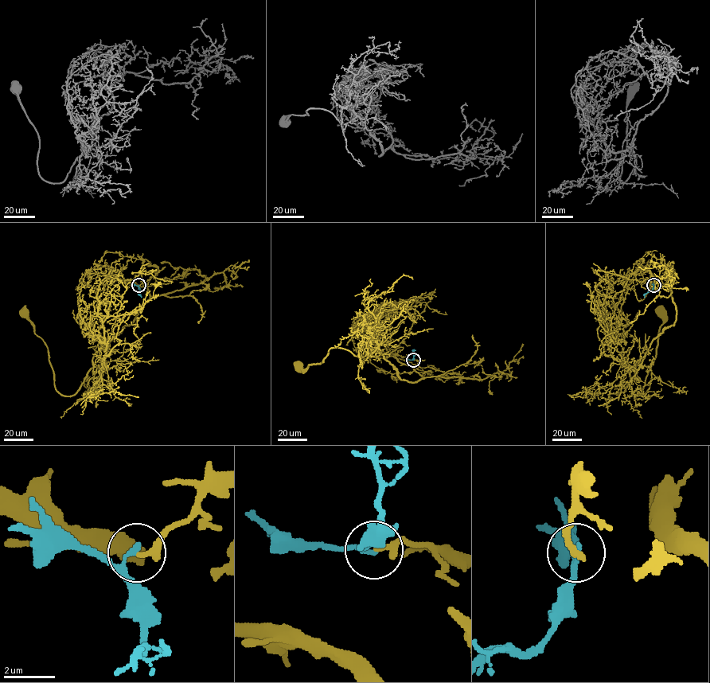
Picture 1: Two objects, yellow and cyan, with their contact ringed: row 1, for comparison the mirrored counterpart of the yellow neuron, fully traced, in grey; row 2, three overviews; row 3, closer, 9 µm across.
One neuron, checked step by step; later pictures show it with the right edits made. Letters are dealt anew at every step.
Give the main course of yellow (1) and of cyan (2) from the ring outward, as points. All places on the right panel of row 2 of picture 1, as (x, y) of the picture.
1: (653, 285), (661, 286), (672, 269), (676, 320), (644, 357), (651, 380), (642, 396), (661, 310)
2: (654, 285), (644, 297)

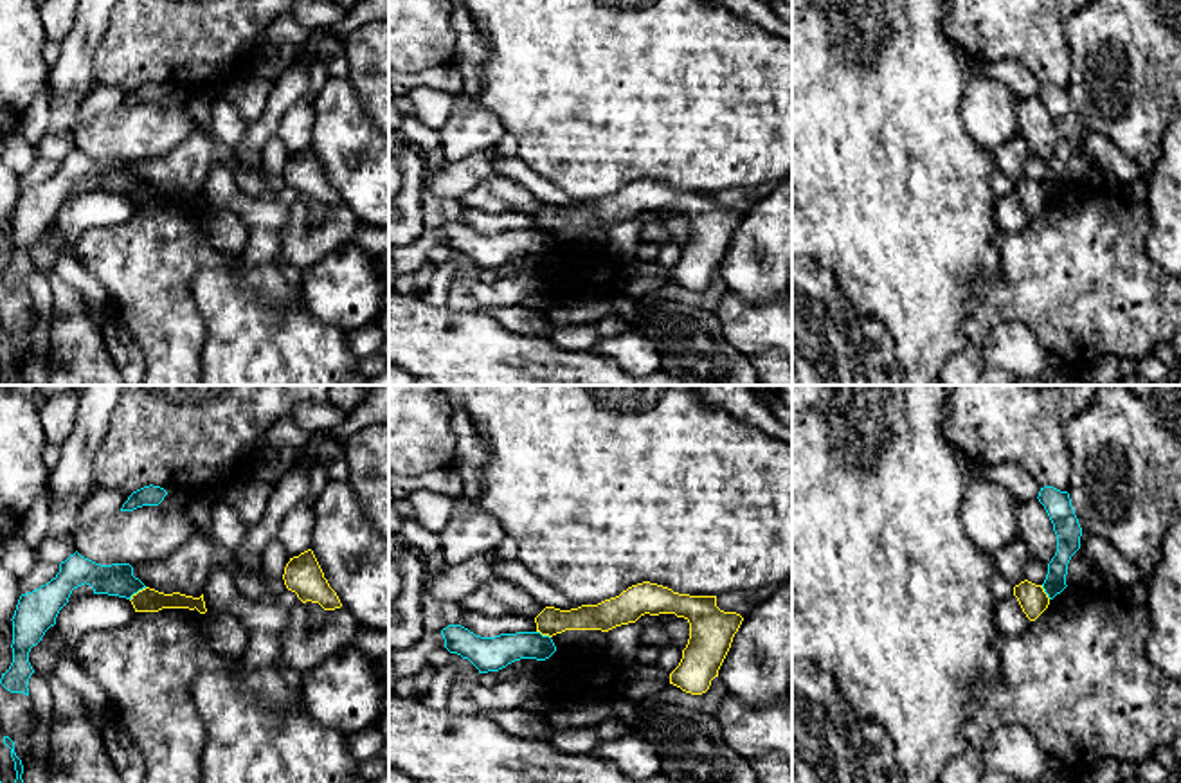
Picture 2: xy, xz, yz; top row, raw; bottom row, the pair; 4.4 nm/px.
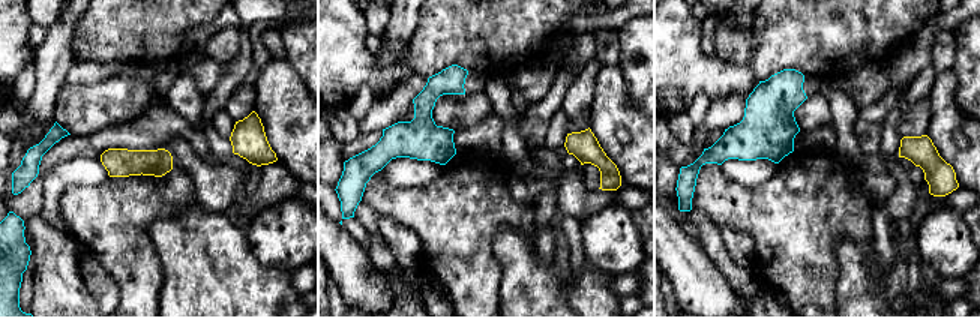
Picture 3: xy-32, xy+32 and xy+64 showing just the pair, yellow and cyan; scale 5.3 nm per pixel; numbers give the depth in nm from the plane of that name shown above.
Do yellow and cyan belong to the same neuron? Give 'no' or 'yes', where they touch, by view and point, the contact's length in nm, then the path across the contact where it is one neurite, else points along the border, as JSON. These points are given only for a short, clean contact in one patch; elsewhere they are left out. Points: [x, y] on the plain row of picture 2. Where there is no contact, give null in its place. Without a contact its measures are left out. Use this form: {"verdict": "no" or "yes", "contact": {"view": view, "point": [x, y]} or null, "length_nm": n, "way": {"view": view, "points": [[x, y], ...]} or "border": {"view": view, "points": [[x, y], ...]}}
{"verdict": "no", "contact": {"view": "xy", "point": [139, 188]}, "length_nm": 100, "border": {"view": "xy", "points": [[146, 184], [139, 186], [130, 197]]}}

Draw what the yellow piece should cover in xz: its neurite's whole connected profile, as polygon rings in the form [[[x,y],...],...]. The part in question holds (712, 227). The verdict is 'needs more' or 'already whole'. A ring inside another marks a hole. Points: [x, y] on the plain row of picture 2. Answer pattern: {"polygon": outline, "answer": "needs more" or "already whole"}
{"polygon": [[[643,178],[598,202],[571,207],[545,203],[536,214],[536,229],[556,232],[565,227],[601,227],[636,220],[641,212],[675,211],[690,220],[690,236],[670,281],[691,292],[702,292],[731,245],[744,214],[717,203],[717,193],[690,193],[668,184]]], "answer": "already whole"}

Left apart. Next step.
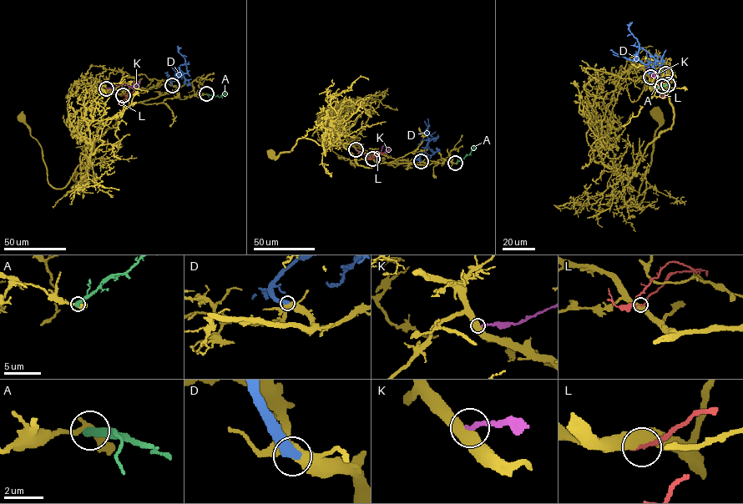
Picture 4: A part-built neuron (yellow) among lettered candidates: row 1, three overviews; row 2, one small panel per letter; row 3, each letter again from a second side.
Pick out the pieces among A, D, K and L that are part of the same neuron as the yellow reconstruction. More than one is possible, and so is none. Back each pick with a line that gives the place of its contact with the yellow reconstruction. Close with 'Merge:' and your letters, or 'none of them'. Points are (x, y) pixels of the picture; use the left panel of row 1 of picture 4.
D: (172, 85)
Merge: D

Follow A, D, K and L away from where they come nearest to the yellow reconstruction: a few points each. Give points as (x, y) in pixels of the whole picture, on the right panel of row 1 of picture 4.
A: (668, 84), (657, 88), (650, 85)
D: (665, 73), (660, 65), (653, 62), (644, 64), (636, 57), (639, 43), (629, 30), (629, 23)
K: (650, 77), (659, 73), (651, 74), (644, 65)
L: (662, 86), (655, 82), (653, 86), (663, 96), (659, 98)

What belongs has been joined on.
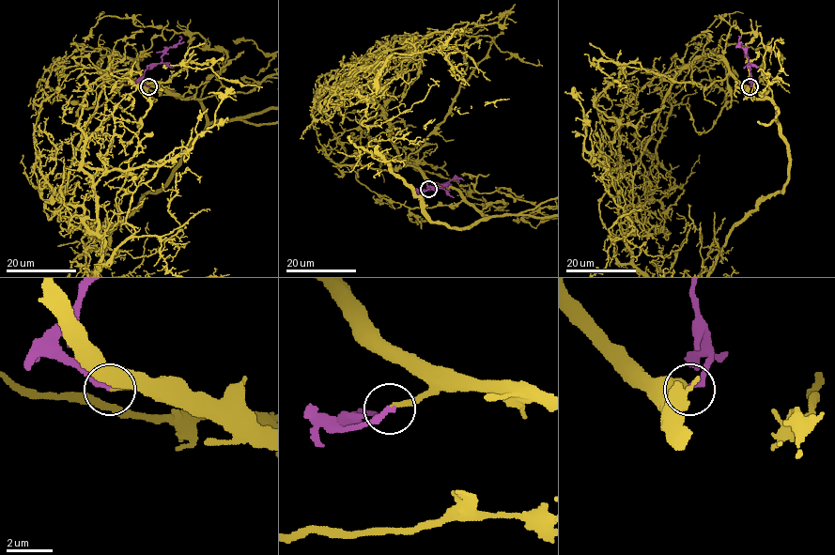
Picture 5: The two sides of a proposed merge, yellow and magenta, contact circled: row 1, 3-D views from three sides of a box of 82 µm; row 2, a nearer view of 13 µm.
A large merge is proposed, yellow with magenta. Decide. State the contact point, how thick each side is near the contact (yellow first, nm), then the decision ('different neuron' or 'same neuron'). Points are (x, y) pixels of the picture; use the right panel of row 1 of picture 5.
(749, 86) | 200/280 nm | same neuron

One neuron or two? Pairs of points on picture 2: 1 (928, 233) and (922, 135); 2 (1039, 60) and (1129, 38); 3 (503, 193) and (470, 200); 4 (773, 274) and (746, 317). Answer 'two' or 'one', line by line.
1: one
2: two
3: one
4: two

